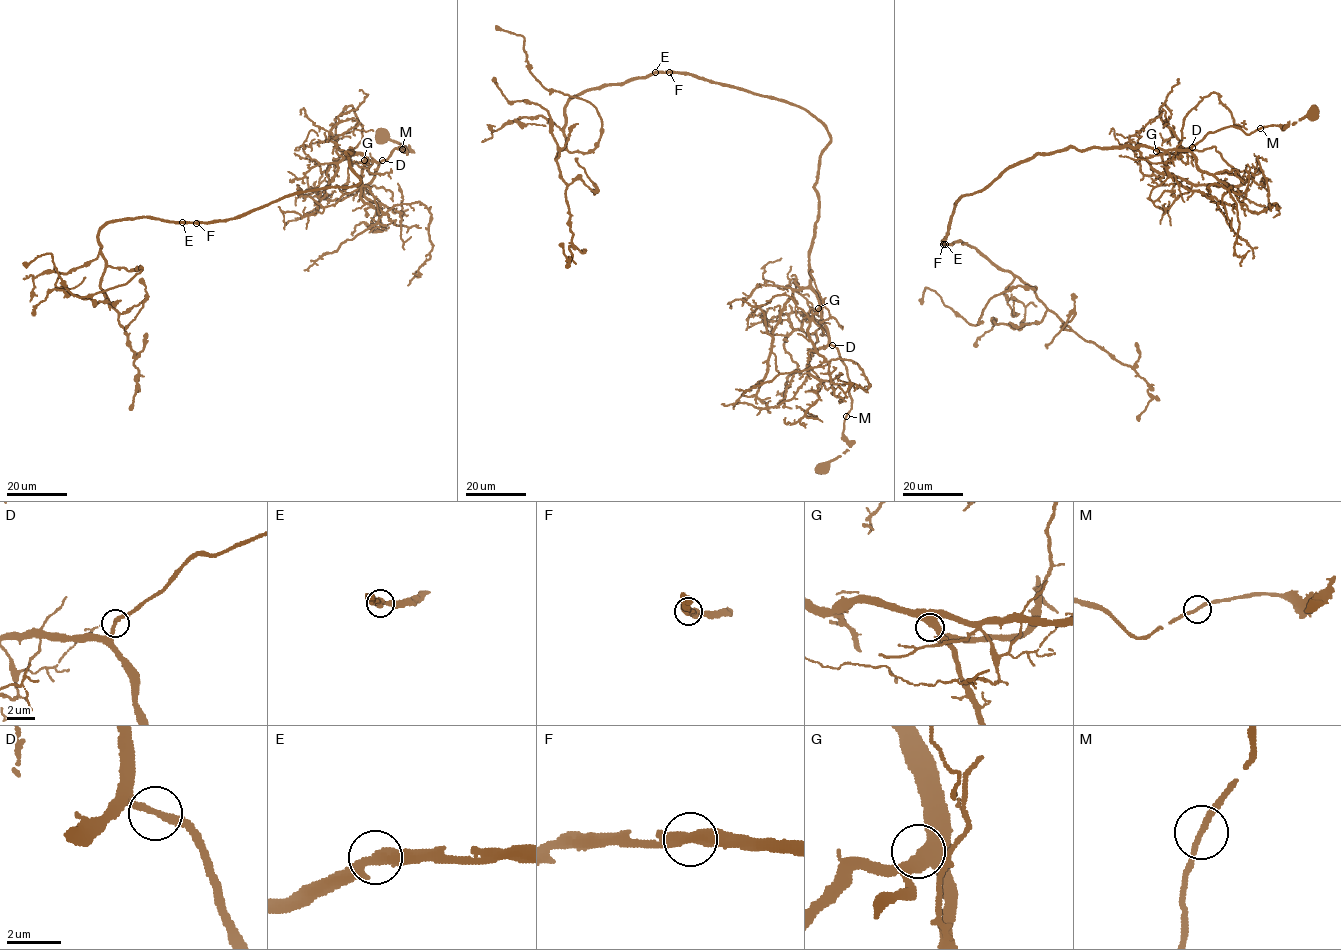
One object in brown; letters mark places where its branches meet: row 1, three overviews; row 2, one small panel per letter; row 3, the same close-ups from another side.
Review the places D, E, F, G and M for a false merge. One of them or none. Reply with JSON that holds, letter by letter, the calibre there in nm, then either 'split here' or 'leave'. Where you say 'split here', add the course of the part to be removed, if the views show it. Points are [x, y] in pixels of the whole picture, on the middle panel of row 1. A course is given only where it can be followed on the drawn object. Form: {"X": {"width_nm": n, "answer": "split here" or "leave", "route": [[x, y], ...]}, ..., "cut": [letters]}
{"D": {"width_nm": 220, "answer": "leave"}, "E": {"width_nm": 440, "answer": "leave"}, "F": {"width_nm": 460, "answer": "leave"}, "G": {"width_nm": 500, "answer": "leave"}, "M": {"width_nm": 220, "answer": "leave"}, "cut": []}

